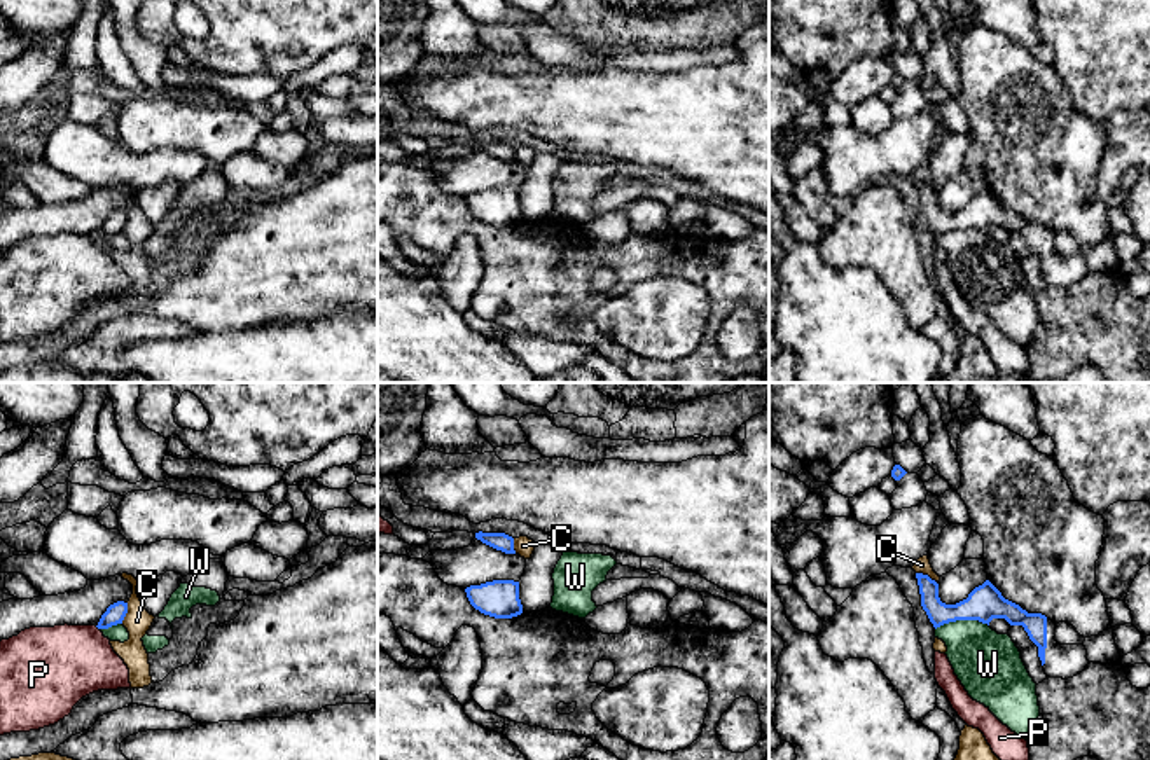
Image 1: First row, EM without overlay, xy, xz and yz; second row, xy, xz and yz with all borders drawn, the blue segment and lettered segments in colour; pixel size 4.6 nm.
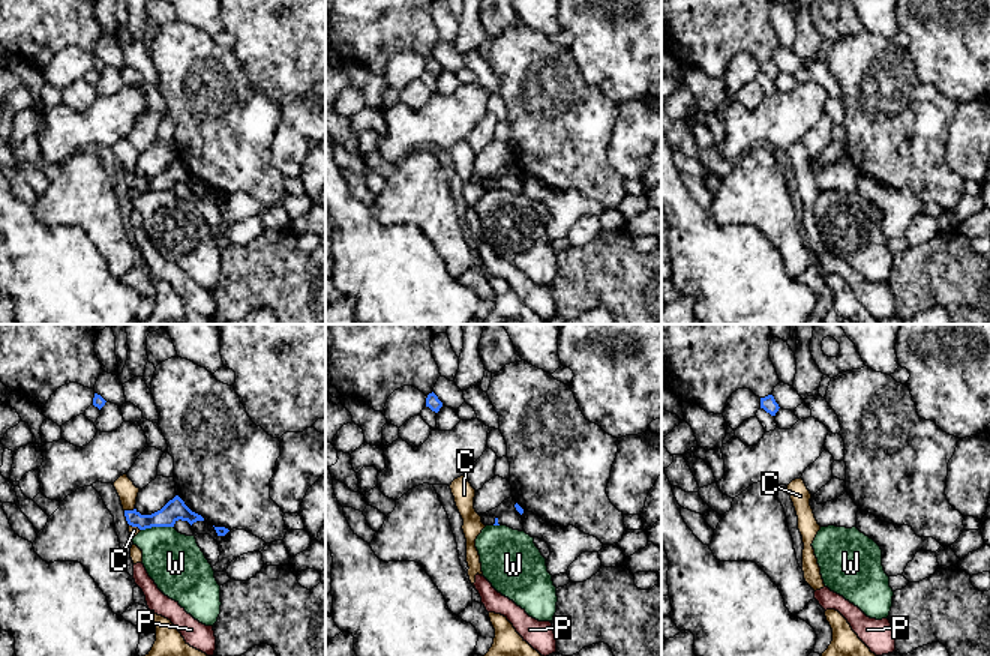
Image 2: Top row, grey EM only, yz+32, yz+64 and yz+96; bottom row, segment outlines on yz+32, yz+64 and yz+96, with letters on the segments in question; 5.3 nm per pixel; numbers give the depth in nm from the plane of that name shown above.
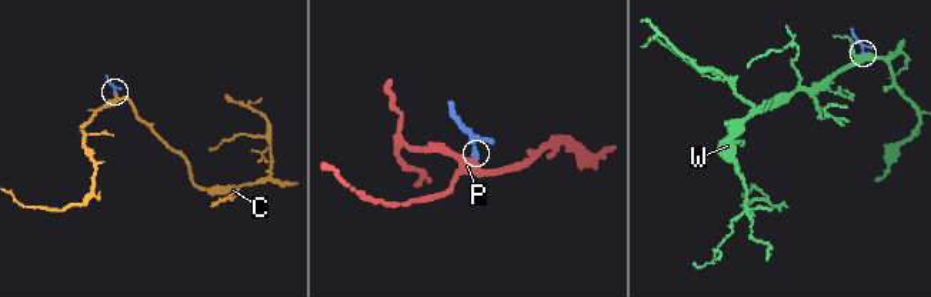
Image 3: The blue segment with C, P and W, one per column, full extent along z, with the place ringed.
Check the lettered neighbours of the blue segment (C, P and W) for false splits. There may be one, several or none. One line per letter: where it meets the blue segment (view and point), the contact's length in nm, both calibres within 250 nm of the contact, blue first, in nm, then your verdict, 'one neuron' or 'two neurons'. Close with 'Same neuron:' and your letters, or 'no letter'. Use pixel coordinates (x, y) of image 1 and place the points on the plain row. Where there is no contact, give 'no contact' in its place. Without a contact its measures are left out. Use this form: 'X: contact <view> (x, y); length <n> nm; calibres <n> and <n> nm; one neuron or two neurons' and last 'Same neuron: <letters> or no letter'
C: contact yz (927, 184); length 120 nm; calibres 110 and 70 nm; two neurons
P: no contact; two neurons
W: contact yz (962, 228); length 240 nm; calibres 160 and 300 nm; two neurons
Same neuron: no letter

